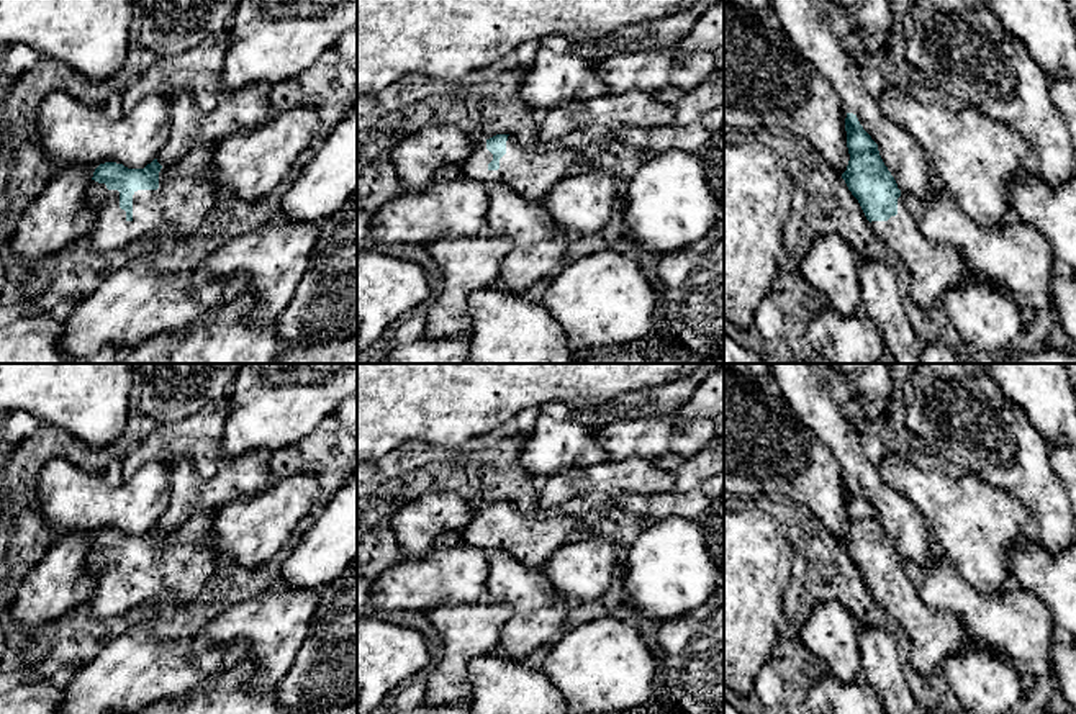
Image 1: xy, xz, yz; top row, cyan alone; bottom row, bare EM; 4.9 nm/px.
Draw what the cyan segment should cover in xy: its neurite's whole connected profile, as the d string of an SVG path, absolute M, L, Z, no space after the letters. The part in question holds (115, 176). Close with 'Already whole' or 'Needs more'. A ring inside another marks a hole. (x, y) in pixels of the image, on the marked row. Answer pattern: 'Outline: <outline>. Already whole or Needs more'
Outline: M200 144L169 167L157 159L144 169L100 164L88 187L88 198L98 206L90 231L93 247L121 249L162 233L167 224L172 236L195 234L219 198L210 183L215 151L215 144Z. Needs more

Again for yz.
Outline: M857 115L845 118L850 160L842 174L858 200L873 233L893 249L909 272L909 295L927 311L942 303L948 288L960 285L966 272L961 255L945 242L929 239L914 218L897 183L884 165L878 144Z. Needs more

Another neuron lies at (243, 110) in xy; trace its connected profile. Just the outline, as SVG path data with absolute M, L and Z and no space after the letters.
M255 82L239 90L224 92L219 103L203 113L190 93L174 97L167 142L157 162L169 167L200 144L218 146L229 136L242 134L272 120L272 85Z

